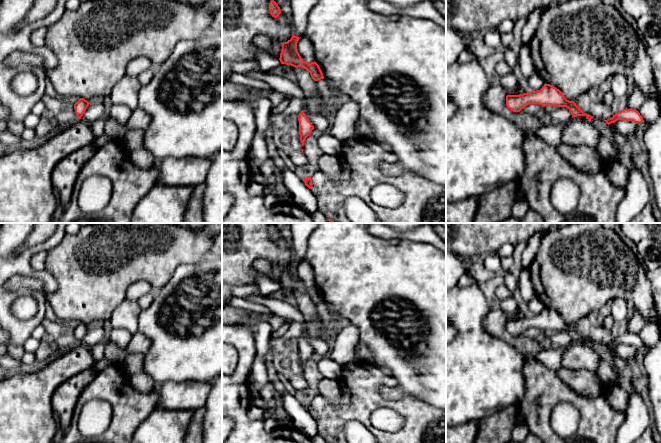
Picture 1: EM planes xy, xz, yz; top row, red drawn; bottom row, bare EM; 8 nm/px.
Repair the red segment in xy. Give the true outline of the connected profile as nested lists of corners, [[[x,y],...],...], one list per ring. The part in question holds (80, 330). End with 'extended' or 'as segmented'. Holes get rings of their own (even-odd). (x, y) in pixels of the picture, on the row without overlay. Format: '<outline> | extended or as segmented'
[[[80,322],[75,328],[74,333],[78,343],[81,343],[90,326],[85,324],[84,322]]] | as segmented

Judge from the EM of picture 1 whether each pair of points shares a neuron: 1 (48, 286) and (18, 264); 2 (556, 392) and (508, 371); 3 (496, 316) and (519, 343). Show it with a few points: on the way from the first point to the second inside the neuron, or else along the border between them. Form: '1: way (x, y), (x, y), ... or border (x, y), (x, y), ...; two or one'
1: way (43, 278), (26, 270); one
2: border (525, 360), (523, 366), (524, 399), (522, 401); two
3: way (496, 324), (511, 339); one

